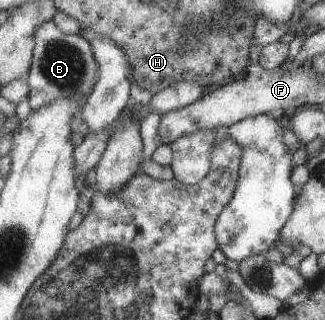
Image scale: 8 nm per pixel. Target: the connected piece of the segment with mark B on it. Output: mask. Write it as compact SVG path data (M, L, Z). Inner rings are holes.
M52 20L39 26L32 68L27 77L32 110L51 105L61 98L76 98L77 102L85 100L96 87L98 75L99 63L96 60L93 44L84 35L63 33Z

